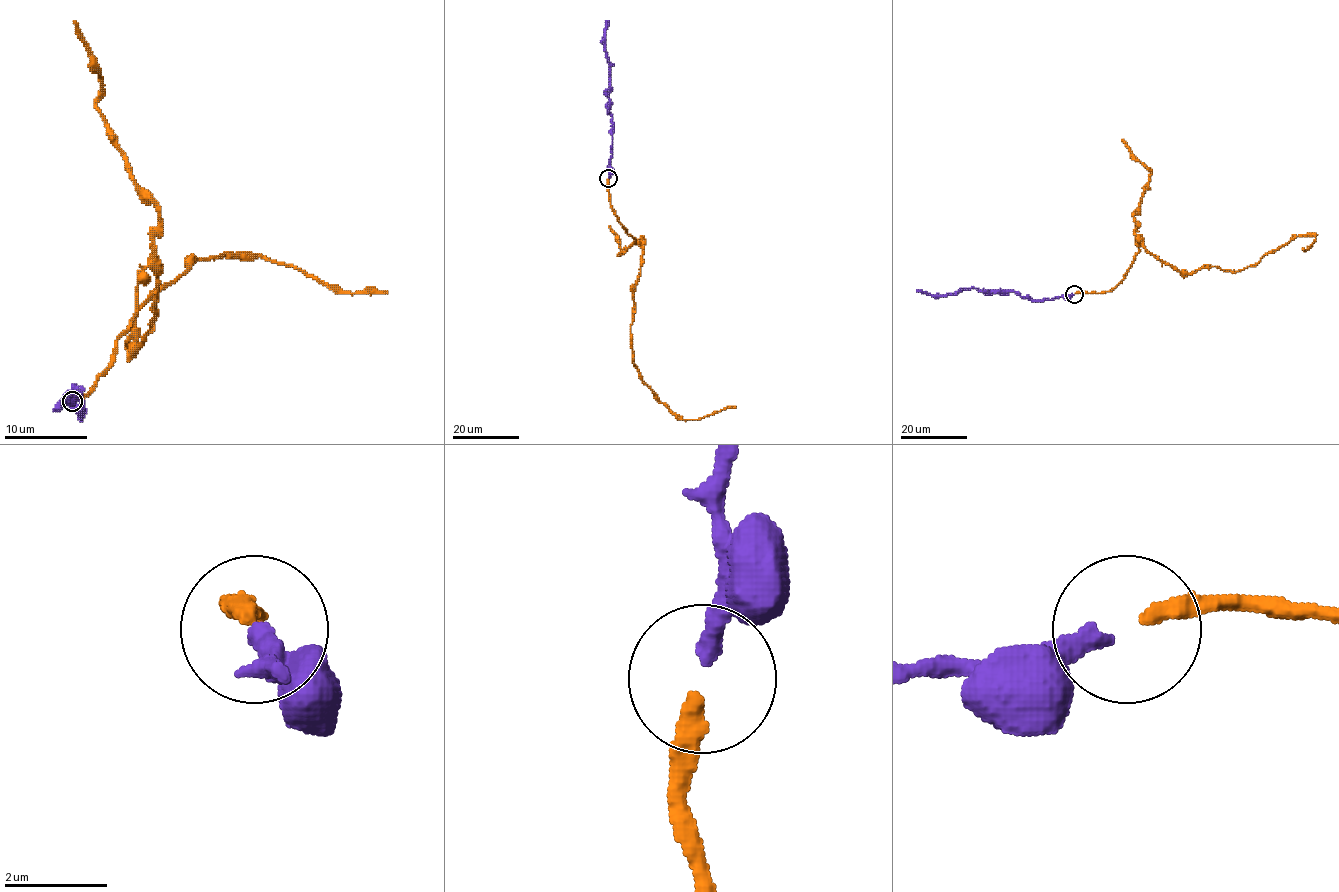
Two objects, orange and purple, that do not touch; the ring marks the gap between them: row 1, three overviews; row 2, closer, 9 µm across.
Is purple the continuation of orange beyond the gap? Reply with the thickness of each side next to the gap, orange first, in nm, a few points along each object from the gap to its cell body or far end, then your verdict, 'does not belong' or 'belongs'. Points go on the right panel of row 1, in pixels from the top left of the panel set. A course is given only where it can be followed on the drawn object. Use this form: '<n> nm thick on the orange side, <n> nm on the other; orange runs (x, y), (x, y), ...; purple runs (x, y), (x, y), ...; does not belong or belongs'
360 nm thick on the orange side, 360 nm on the other; orange runs (1075, 293), (1114, 288), (1137, 239), (1187, 272), (1241, 271), (1315, 235), (1303, 249); purple runs (1074, 294), (1030, 300), (1006, 290), (960, 288), (954, 293), (929, 295), (917, 289); belongs

